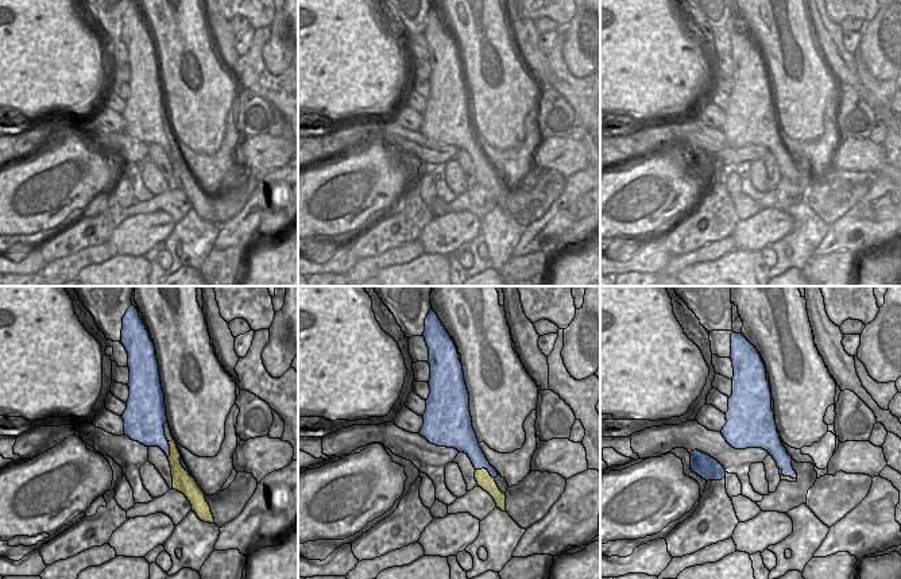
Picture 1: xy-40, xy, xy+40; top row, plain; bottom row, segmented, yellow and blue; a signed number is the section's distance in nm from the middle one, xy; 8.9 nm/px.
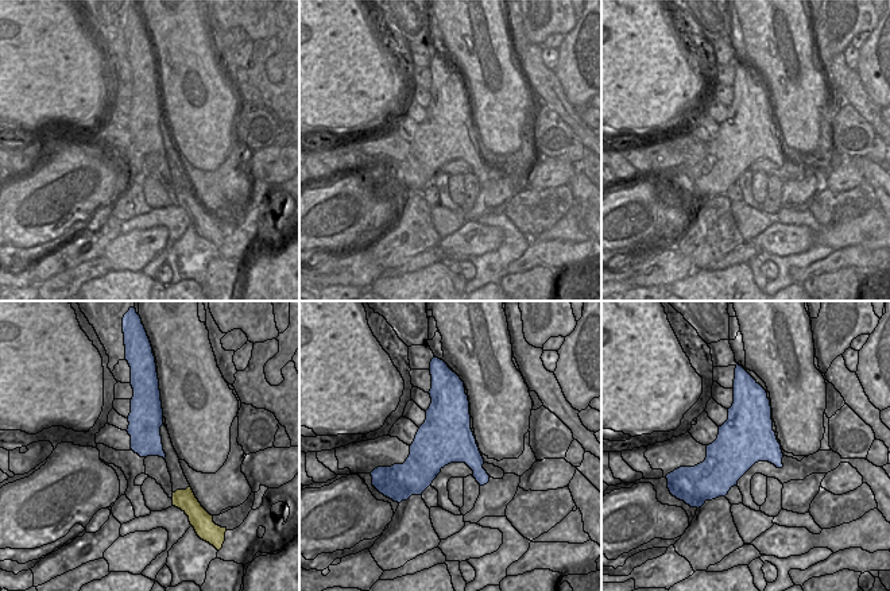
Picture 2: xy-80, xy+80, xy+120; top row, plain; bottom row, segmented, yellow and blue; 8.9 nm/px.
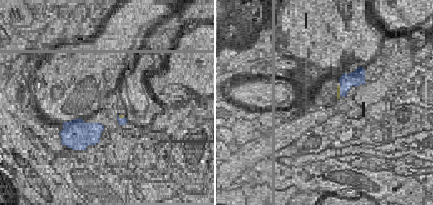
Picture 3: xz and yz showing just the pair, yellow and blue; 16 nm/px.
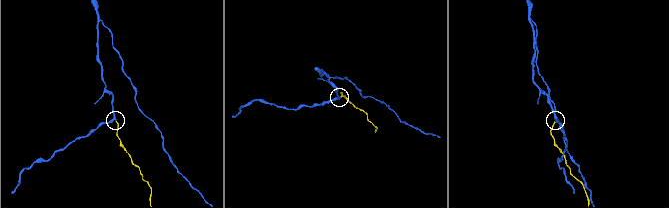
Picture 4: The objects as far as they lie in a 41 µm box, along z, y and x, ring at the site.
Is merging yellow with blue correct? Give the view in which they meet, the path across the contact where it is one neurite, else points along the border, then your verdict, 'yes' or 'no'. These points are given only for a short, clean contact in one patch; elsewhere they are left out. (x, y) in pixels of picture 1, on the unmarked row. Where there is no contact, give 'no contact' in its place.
contact in xy; way xy (483, 176), (486, 168), (471, 145); yes

